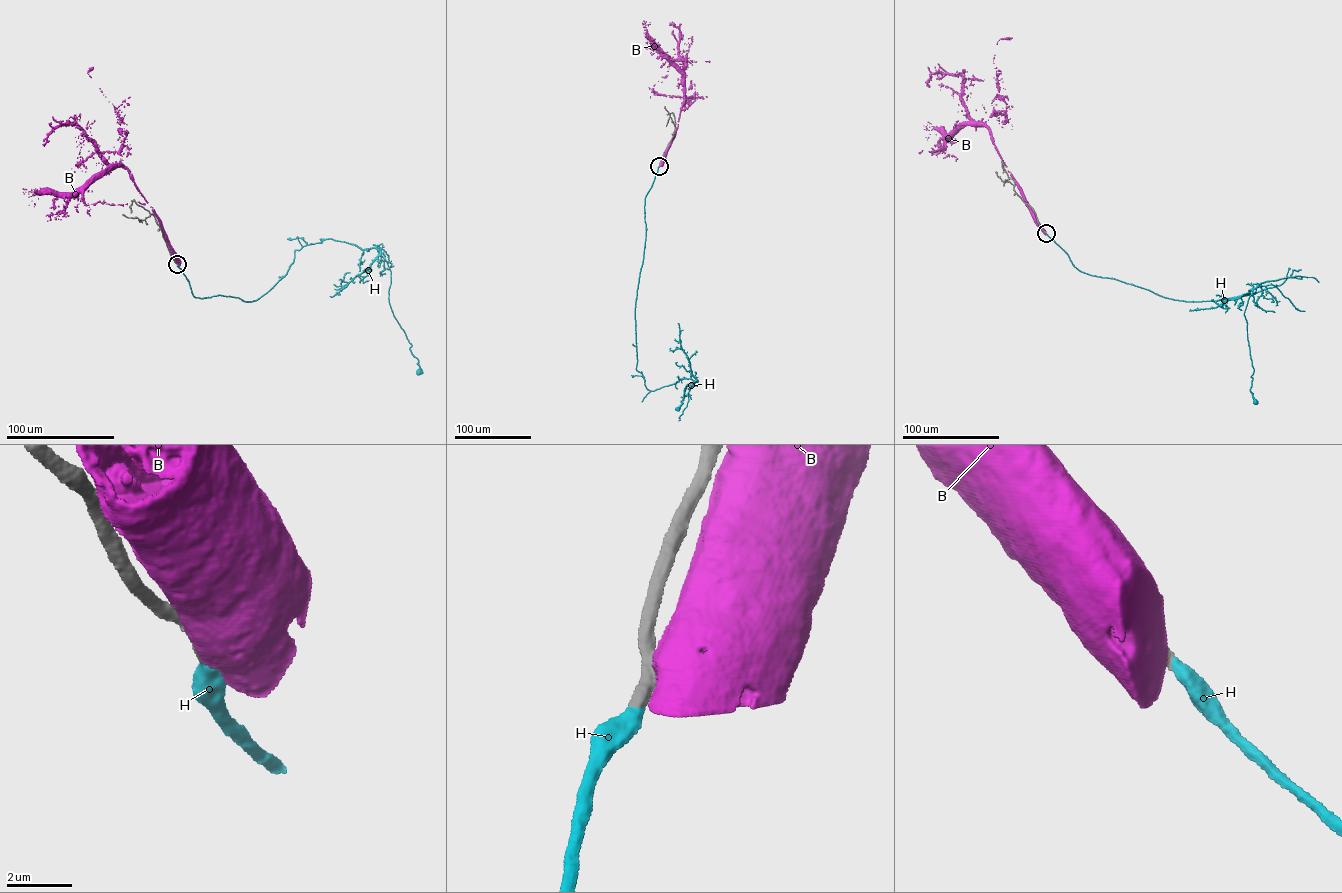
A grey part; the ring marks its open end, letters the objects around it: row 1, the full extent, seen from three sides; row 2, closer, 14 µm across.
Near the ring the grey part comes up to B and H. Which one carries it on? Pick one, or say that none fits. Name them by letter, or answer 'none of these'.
H

